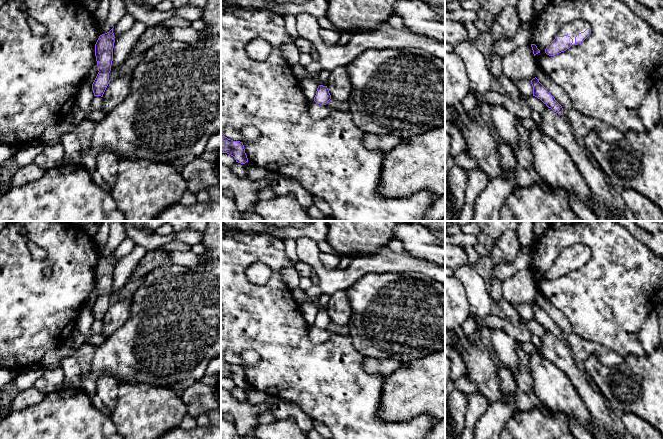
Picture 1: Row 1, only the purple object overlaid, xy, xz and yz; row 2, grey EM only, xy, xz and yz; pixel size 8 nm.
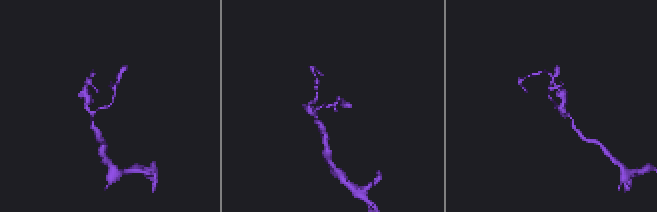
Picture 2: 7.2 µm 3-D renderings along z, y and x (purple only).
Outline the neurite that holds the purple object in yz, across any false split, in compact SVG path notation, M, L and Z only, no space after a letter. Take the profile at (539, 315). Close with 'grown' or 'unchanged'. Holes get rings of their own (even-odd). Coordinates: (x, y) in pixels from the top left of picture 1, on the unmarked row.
M535 301L531 304L533 310L533 320L540 323L547 331L551 332L556 337L563 339L562 330L555 324L555 322L547 315L547 313Z; unchanged

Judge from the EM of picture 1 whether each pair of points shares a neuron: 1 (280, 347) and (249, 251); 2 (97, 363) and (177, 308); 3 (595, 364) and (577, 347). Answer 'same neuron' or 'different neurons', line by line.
1: same neuron
2: same neuron
3: different neurons

